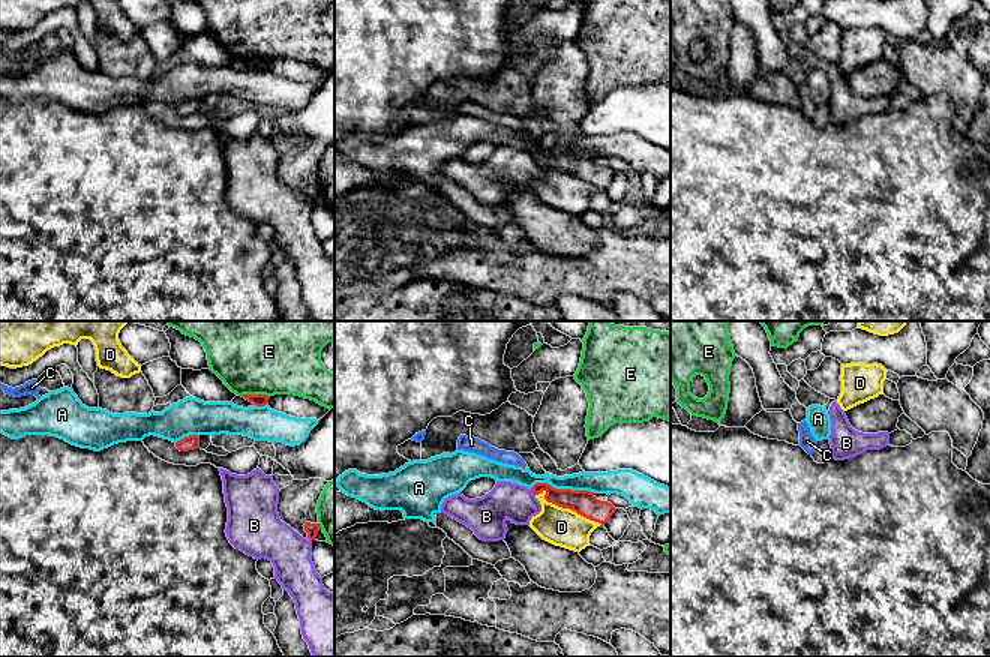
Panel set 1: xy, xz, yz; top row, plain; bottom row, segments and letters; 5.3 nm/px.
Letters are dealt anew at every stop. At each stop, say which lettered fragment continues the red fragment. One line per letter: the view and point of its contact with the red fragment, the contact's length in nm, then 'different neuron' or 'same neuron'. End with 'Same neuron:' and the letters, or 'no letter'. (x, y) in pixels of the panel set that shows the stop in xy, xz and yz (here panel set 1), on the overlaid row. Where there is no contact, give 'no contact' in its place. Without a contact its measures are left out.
A: xz (563, 489) | 360 nm | different neuron
B: xz (533, 492) | 50 nm | different neuron
C: xz (524, 465) | 30 nm | same neuron
D: xz (566, 507) | 400 nm | different neuron
E: xy (255, 395) | 150 nm | different neuron
Same neuron: C

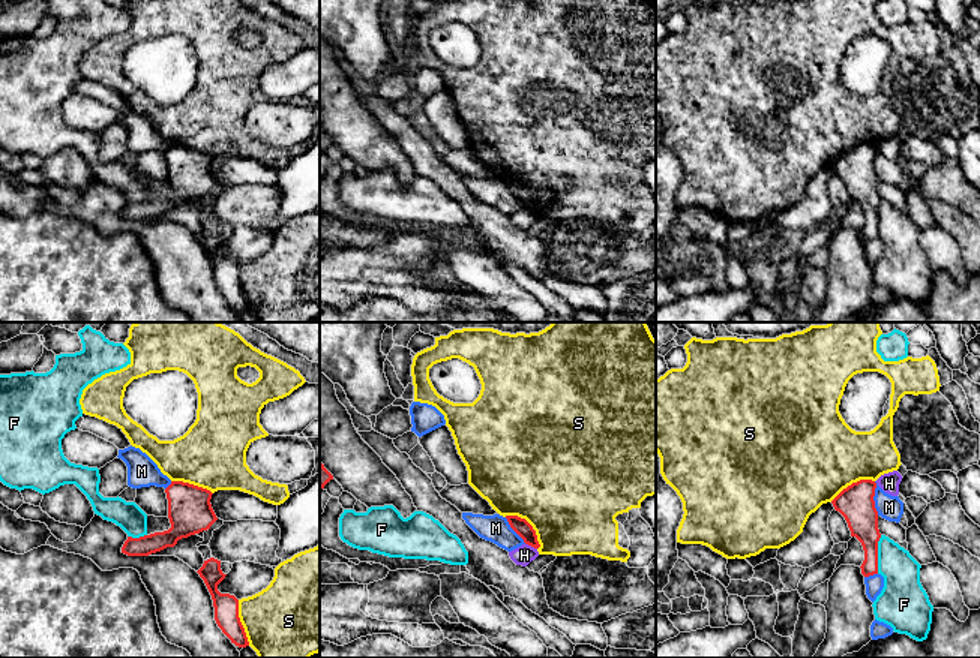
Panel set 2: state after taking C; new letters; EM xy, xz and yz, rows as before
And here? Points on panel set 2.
F: yz (877, 555) | 200 nm | different neuron
H: xz (532, 546) | 70 nm | different neuron
M: yz (872, 498) | 190 nm | different neuron
S: xz (530, 525) | 260 nm | different neuron
Same neuron: no letter

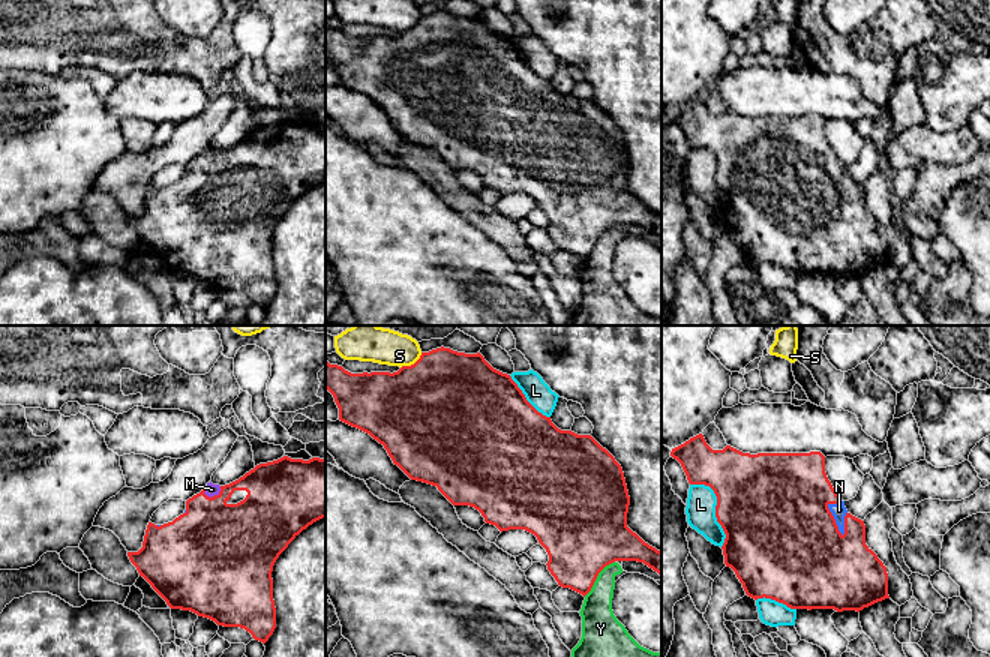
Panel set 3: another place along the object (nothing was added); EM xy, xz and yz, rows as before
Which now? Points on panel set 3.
L: yz (716, 507) | 380 nm | different neuron
M: xy (215, 495) | 110 nm | same neuron
N: yz (831, 515) | 200 nm | same neuron
S: xz (411, 365) | 150 nm | different neuron
Y: xz (596, 578) | 260 nm | different neuron
Same neuron: M, N

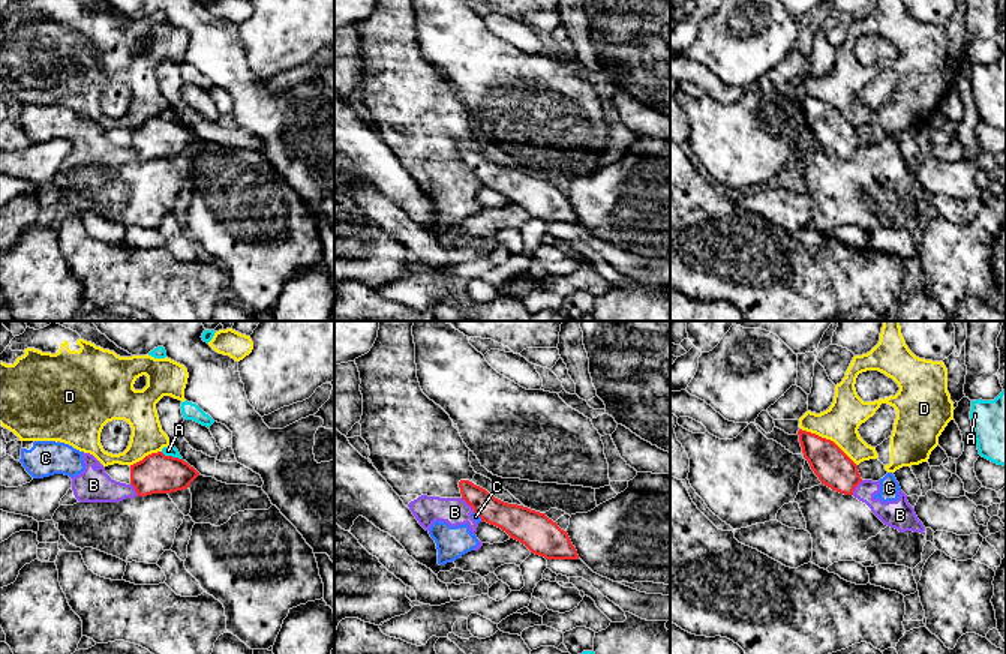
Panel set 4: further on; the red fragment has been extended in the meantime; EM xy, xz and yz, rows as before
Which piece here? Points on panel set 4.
A: xy (171, 456) | 150 nm | different neuron
B: xz (468, 503) | 110 nm | different neuron
C: xz (479, 515) | 60 nm | different neuron
D: yz (829, 440) | 360 nm | different neuron
Same neuron: no letter

